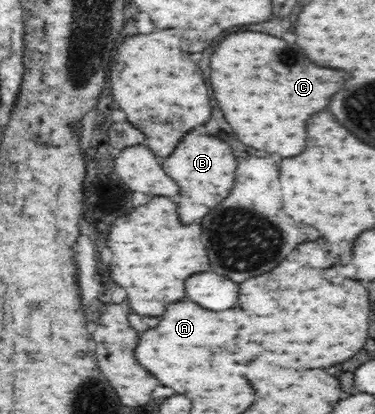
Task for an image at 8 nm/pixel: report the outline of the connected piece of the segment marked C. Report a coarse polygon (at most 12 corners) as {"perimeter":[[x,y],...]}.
{"perimeter":[[258,31],[212,53],[214,97],[248,147],[296,157],[348,73]]}

